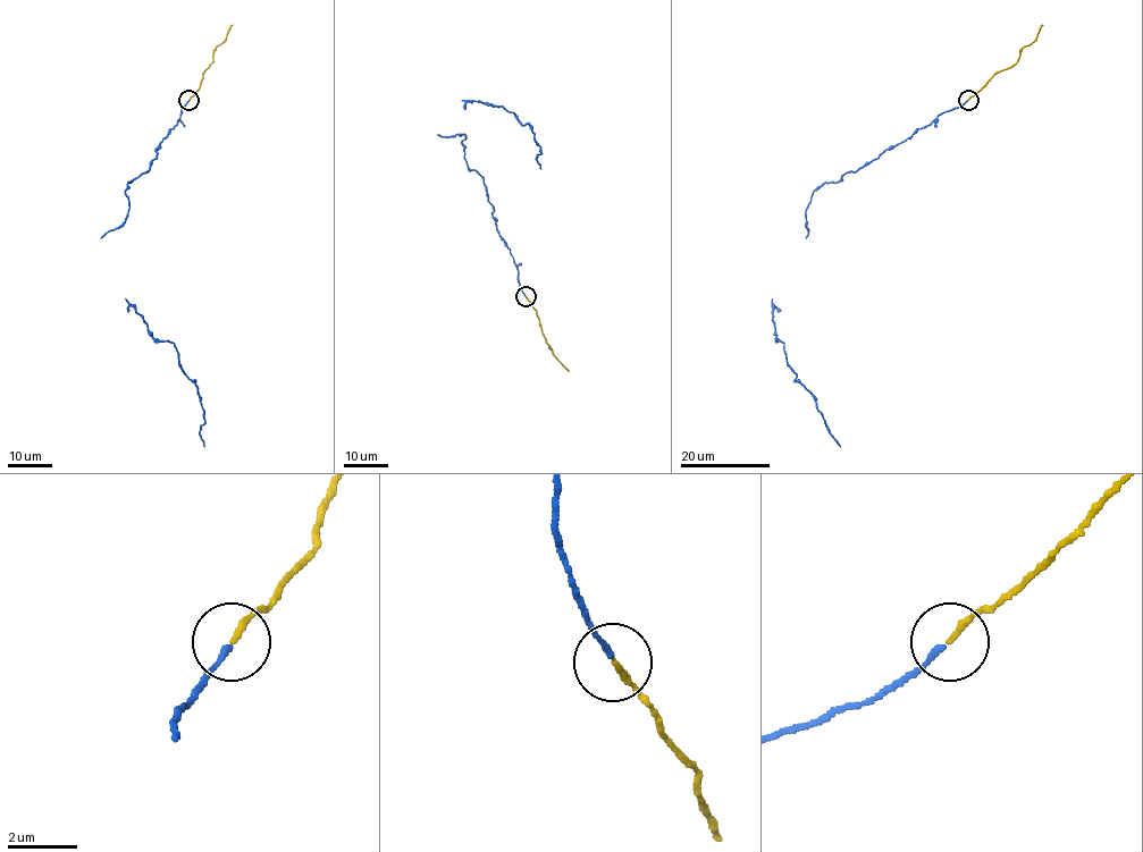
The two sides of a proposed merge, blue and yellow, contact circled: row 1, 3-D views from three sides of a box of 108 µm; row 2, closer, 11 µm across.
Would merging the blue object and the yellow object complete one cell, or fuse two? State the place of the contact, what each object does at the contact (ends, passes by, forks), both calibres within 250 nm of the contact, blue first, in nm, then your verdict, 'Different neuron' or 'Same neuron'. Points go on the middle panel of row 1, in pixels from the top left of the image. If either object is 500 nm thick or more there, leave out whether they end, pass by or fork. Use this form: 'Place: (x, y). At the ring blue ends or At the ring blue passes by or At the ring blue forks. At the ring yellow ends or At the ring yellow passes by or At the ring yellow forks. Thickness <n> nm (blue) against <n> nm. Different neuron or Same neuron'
Place: (526, 296). At the ring blue ends. At the ring yellow ends. Thickness 170 nm (blue) against 180 nm. Same neuron

